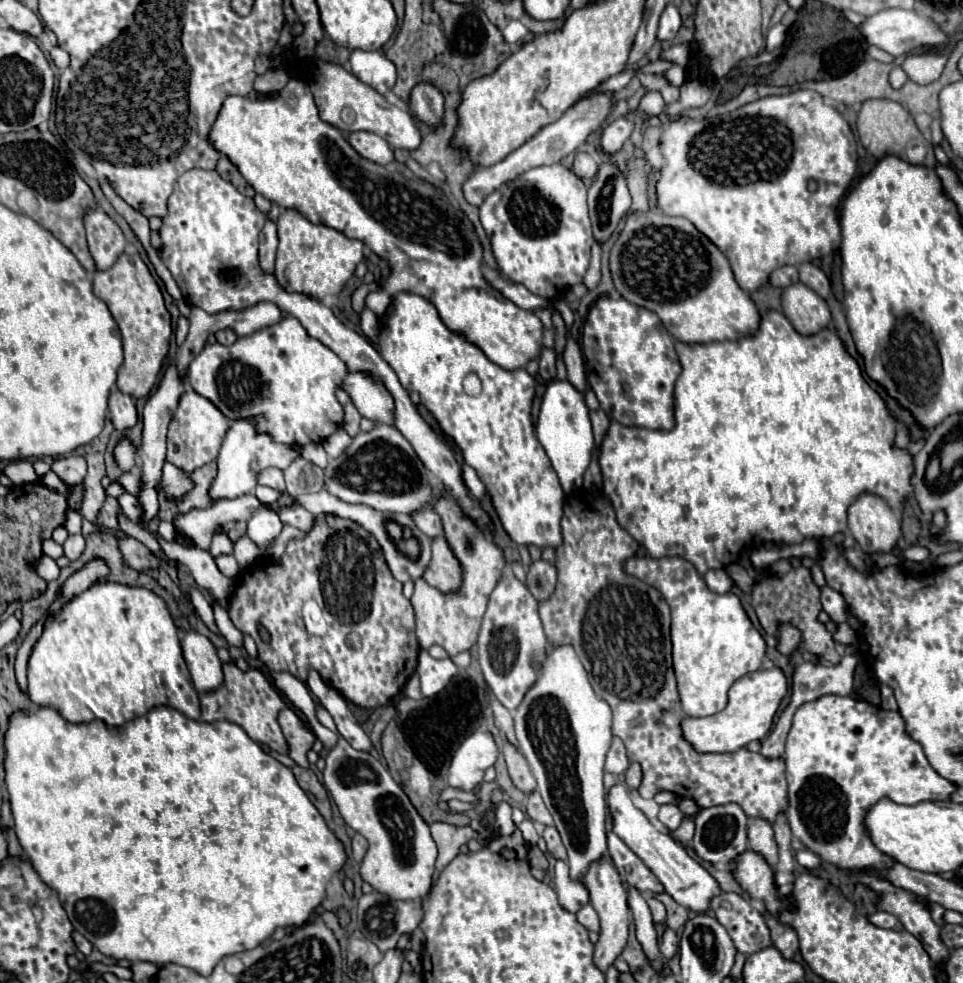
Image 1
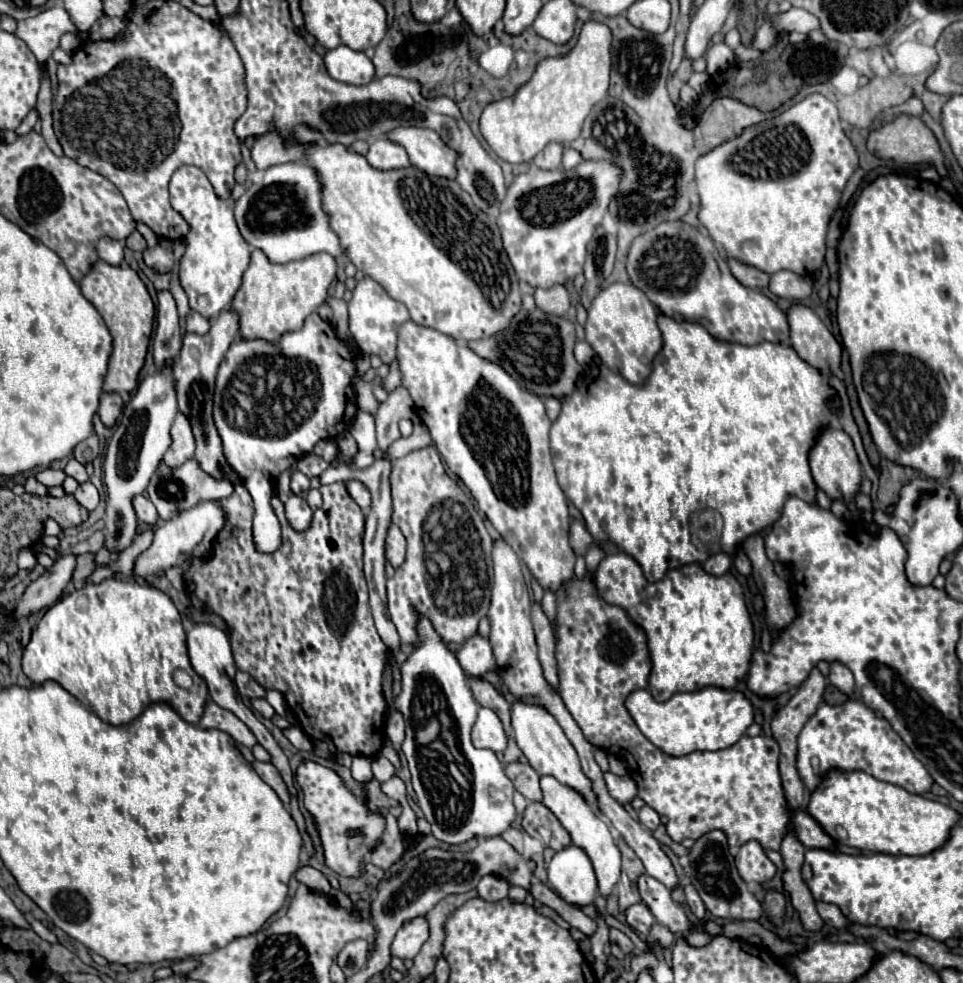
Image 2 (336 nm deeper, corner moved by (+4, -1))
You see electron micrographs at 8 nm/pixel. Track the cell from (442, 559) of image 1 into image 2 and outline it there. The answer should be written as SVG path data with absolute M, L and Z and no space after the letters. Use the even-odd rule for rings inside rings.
M392 525L388 529L386 557L394 569L398 569L398 565L402 565L402 561L406 561L406 537L402 537L402 531L396 525Z

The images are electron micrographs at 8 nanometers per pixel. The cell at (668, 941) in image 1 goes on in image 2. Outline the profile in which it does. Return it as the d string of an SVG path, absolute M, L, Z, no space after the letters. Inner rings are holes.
M638 903L638 905L628 907L626 909L626 921L640 935L648 935L650 929L652 929L652 925L656 923L654 921L654 915L650 913L650 909L644 903Z

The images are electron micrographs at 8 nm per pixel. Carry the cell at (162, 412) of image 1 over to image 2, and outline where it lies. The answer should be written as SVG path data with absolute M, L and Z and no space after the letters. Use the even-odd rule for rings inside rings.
M158 291L158 315L154 337L154 365L174 365L182 349L180 319L170 291Z

